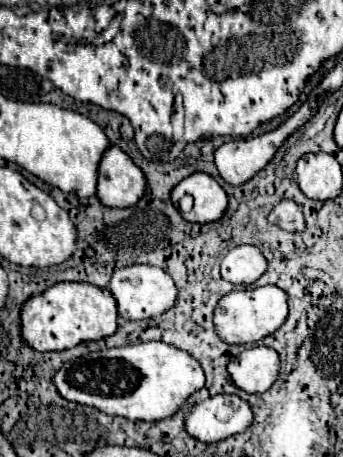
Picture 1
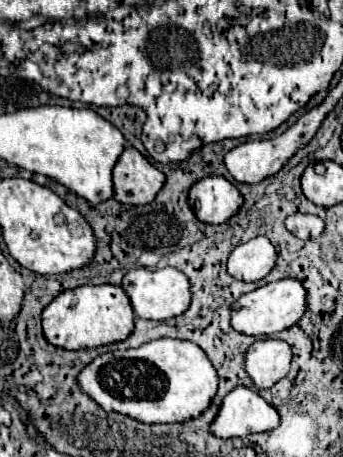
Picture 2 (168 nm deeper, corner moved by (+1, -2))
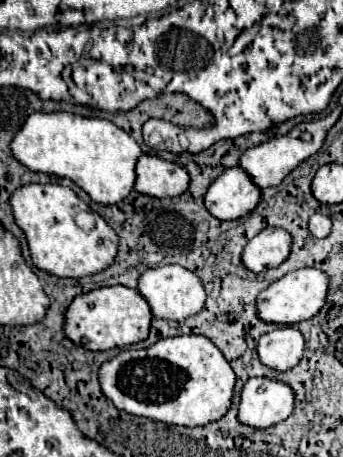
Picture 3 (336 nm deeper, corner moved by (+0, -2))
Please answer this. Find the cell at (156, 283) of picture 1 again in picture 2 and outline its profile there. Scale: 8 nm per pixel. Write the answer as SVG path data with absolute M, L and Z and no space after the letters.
M163 267L163 269L133 269L123 277L123 285L125 293L131 299L133 311L137 317L141 319L155 319L155 321L163 321L163 319L171 319L177 317L181 313L185 313L191 305L191 285L189 279L175 267Z

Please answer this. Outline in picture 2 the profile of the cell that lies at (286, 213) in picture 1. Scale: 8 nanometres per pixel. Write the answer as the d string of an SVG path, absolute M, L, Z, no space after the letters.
M295 213L285 219L285 227L299 239L317 239L325 231L325 223L317 215Z

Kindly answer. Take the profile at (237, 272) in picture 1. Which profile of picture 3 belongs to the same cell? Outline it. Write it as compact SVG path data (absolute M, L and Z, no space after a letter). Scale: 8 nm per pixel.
M268 227L260 231L242 251L242 265L252 273L278 267L290 255L290 235L284 229Z

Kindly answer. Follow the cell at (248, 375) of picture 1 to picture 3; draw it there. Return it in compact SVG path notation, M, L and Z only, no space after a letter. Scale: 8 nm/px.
M294 327L274 329L260 337L258 341L258 359L266 367L282 373L298 365L304 353L302 333Z

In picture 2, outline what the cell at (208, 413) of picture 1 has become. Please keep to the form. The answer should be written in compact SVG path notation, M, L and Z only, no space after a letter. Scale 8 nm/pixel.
M235 387L211 423L215 437L245 437L251 433L271 431L279 425L279 413L269 405L259 391L251 387Z

